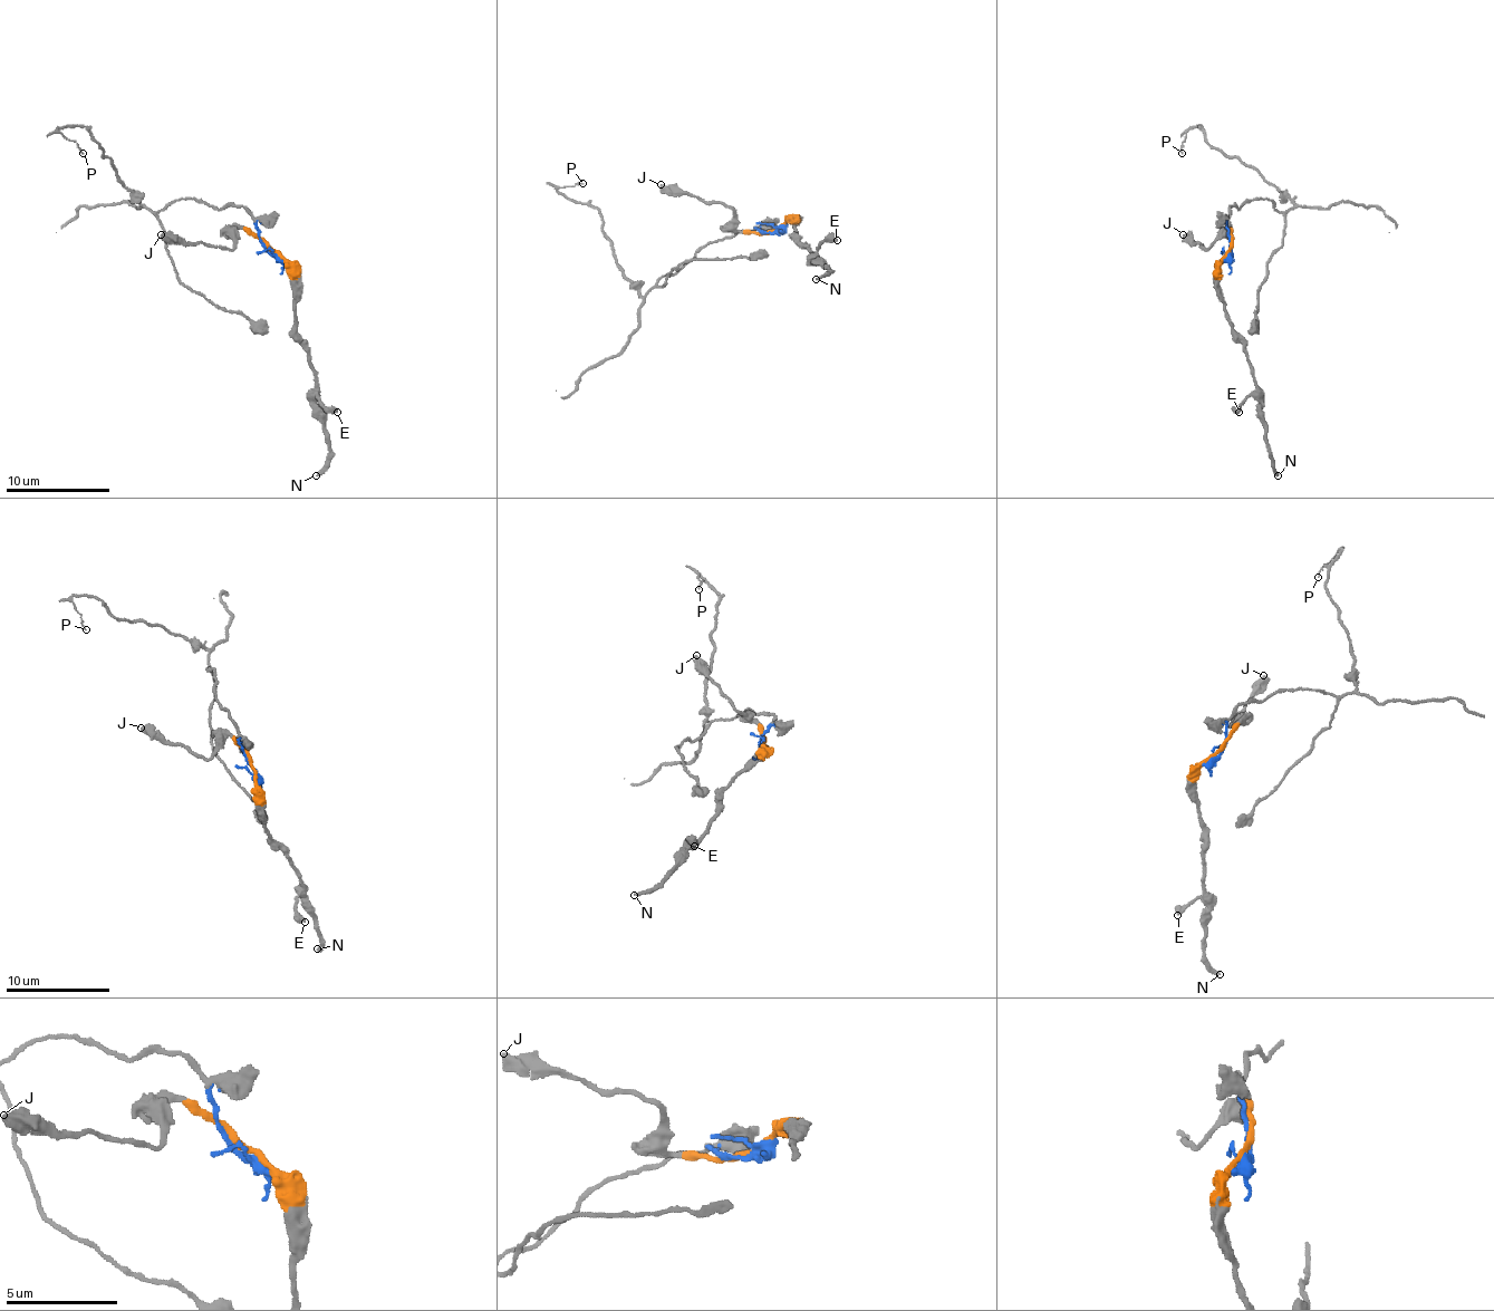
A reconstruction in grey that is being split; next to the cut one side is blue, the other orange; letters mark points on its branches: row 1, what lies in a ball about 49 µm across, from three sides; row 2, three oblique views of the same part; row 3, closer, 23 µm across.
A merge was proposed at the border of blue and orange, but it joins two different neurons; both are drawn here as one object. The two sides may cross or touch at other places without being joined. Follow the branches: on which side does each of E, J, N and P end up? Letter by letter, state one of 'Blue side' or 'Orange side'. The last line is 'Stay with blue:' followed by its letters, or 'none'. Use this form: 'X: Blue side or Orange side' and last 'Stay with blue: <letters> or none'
E: Orange side
J: Orange side
N: Orange side
P: Blue side
Stay with blue: P

